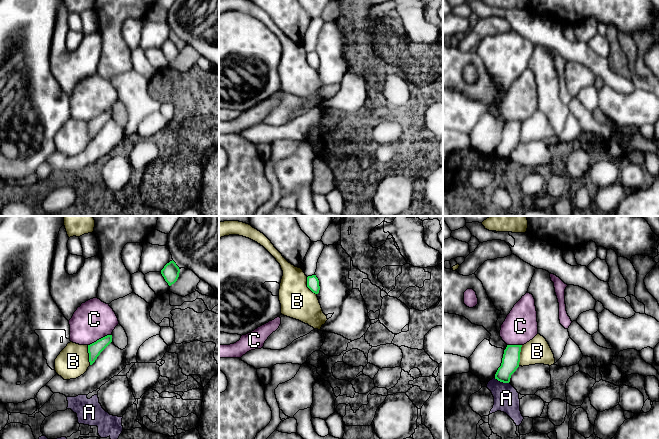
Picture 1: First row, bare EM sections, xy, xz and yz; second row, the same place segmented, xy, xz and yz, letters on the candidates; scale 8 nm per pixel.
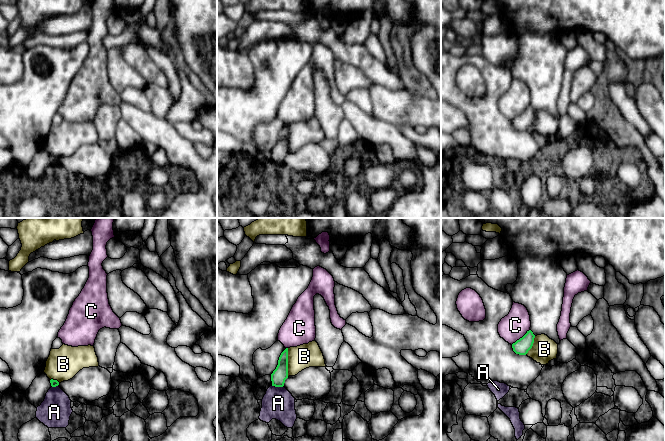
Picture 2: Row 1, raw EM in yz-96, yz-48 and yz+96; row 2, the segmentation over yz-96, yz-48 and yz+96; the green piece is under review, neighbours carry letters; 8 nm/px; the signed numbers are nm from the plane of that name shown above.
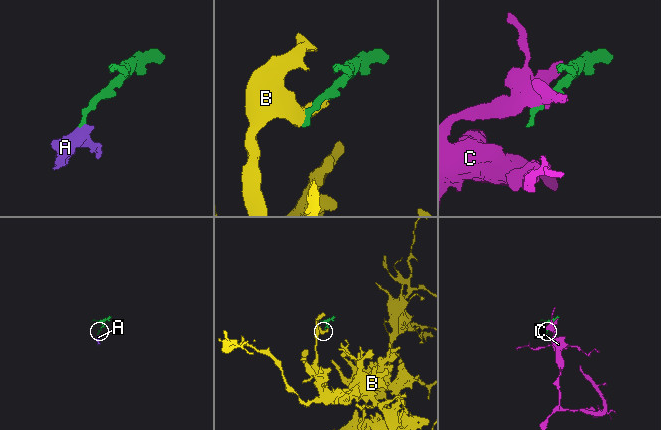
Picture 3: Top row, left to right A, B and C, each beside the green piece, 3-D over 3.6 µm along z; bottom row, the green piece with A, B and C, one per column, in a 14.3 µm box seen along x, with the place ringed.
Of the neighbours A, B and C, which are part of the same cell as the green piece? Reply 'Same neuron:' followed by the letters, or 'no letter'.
Same neuron: no letter

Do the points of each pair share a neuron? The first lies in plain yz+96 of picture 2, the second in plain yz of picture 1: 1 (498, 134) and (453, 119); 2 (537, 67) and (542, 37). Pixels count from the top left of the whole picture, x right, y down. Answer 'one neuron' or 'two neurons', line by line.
1: two neurons
2: two neurons

